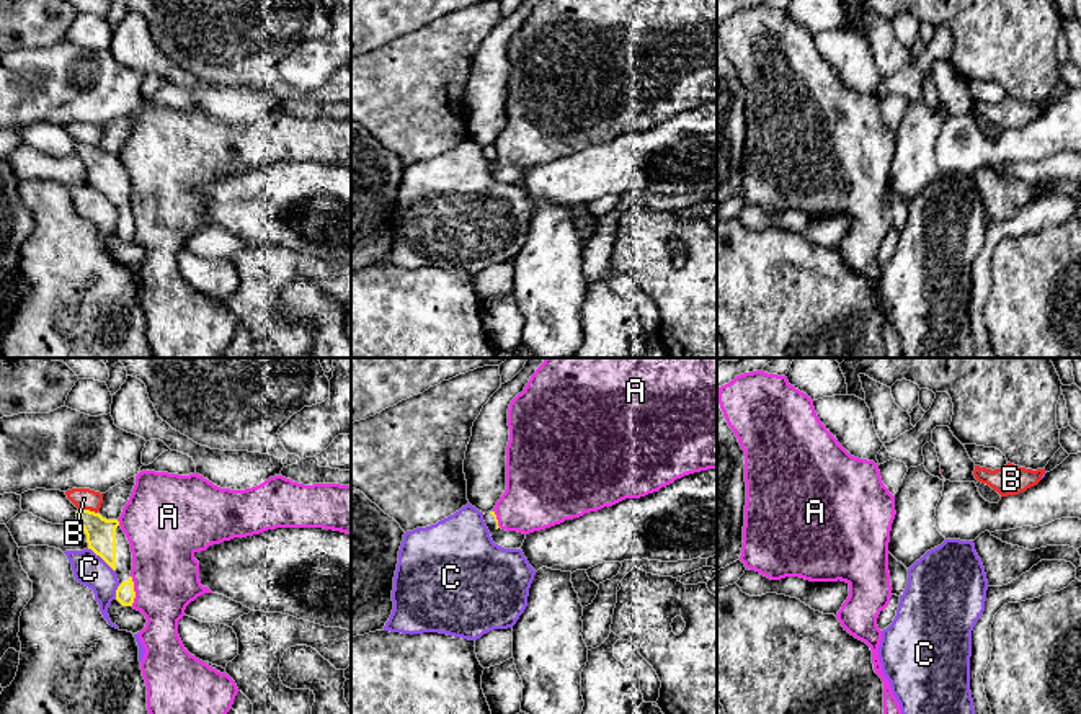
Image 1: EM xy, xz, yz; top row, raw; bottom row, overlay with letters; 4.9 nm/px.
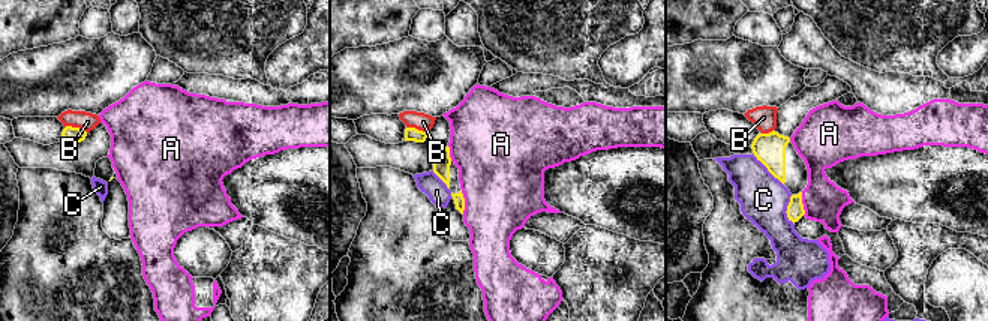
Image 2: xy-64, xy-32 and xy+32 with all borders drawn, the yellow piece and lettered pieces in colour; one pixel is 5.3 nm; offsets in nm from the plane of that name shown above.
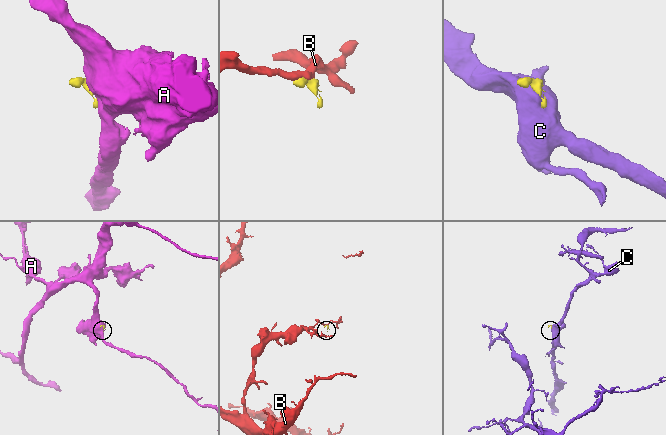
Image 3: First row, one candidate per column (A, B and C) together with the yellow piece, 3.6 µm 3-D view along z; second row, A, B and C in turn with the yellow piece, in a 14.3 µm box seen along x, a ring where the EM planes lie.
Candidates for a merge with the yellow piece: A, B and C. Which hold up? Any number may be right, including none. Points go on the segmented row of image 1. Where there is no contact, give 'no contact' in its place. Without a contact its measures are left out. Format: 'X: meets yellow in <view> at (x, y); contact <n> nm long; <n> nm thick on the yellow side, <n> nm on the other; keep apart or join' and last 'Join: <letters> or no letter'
A: meets yellow in xy at (133, 590); contact 150 nm long; 90 nm thick on the yellow side, 320 nm on the other; keep apart
B: meets yellow in xy at (88, 510); contact 100 nm long; 140 nm thick on the yellow side, 110 nm on the other; keep apart
C: meets yellow in xy at (102, 557); contact 170 nm long; 140 nm thick on the yellow side, 160 nm on the other; keep apart
Join: no letter

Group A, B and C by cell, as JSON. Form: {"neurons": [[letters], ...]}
{"neurons": [["A"], ["B"], ["C"]]}

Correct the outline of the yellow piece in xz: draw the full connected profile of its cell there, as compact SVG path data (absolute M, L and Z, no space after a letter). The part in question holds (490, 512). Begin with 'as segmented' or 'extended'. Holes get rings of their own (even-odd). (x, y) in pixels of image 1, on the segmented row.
extended; M495 511L485 513L483 521L485 521L495 544L498 544L505 549L519 549L523 546L526 534L518 533L518 531L501 529L498 526Z

